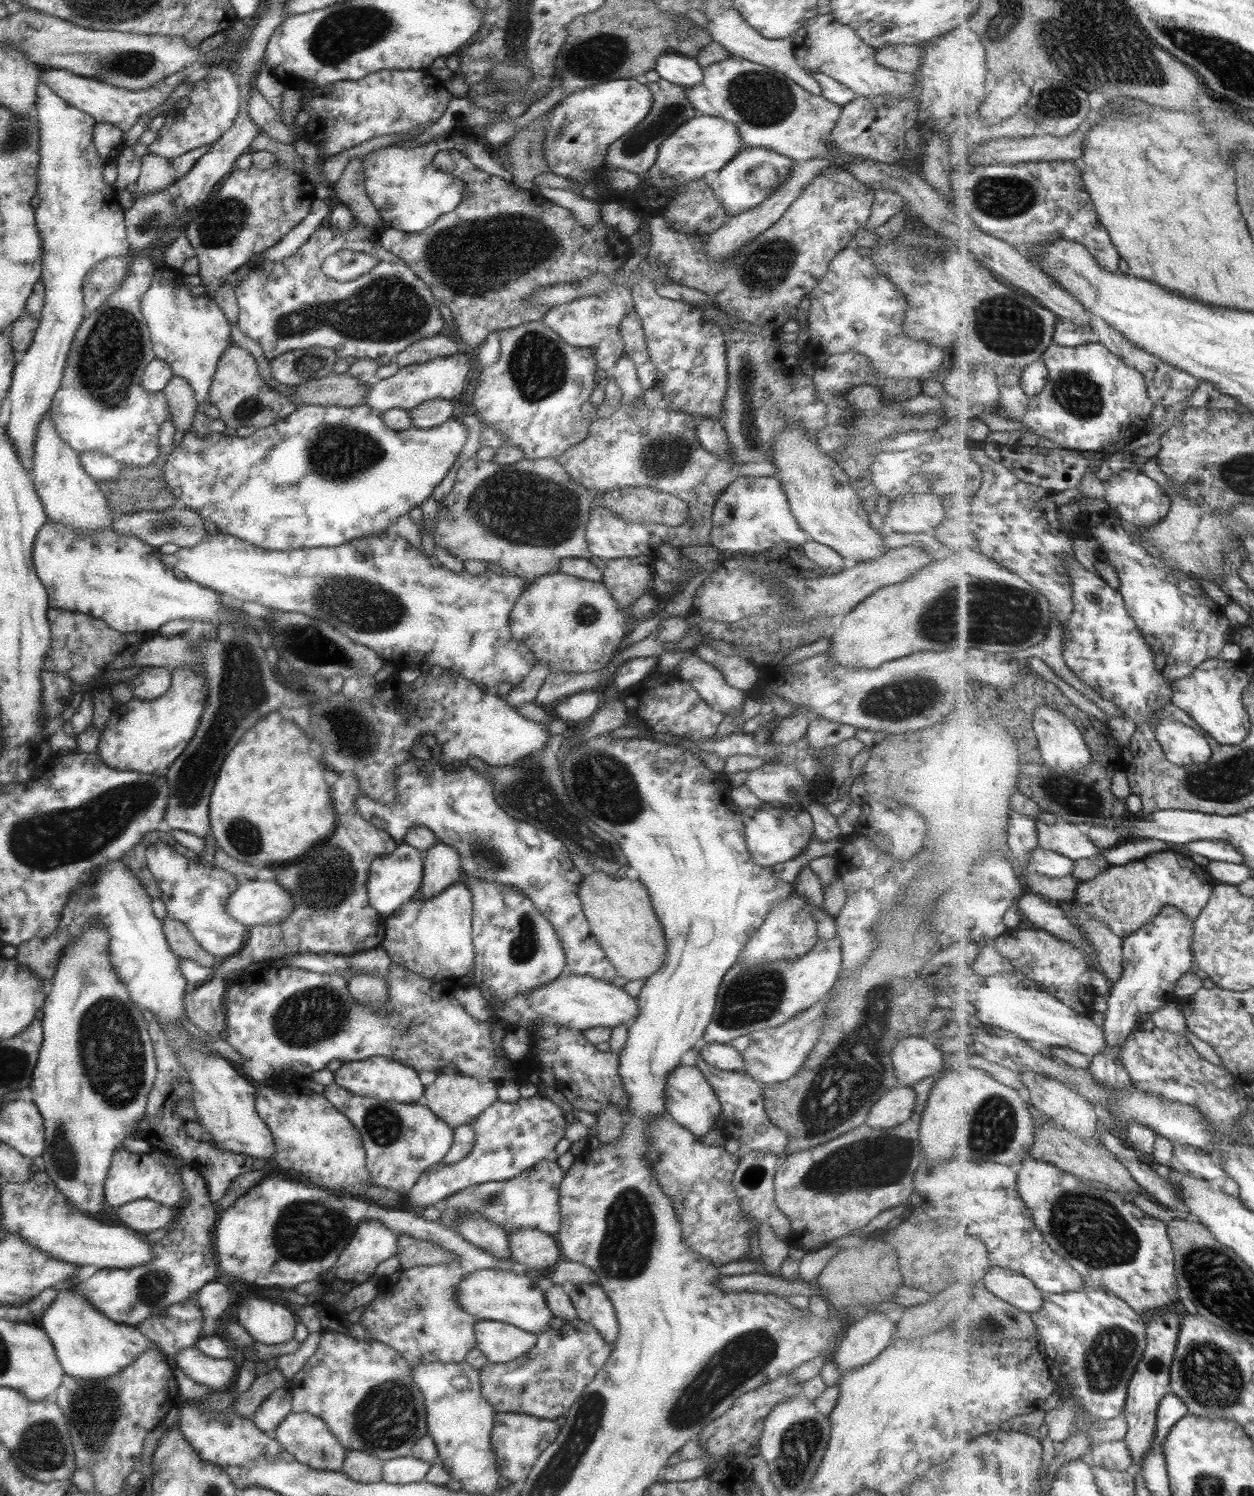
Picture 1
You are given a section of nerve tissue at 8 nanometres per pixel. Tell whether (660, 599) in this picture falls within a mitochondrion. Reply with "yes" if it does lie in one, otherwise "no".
no

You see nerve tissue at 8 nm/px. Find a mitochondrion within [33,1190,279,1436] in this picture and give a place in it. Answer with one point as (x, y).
(152, 1288)

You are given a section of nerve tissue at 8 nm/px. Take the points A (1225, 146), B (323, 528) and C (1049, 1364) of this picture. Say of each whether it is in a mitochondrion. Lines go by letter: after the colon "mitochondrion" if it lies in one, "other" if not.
A: mitochondrion
B: other
C: other

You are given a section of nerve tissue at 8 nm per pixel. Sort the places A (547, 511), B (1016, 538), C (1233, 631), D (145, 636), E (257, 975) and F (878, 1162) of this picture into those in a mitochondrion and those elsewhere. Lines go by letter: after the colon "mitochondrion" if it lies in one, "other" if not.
A: mitochondrion
B: other
C: other
D: other
E: other
F: mitochondrion

